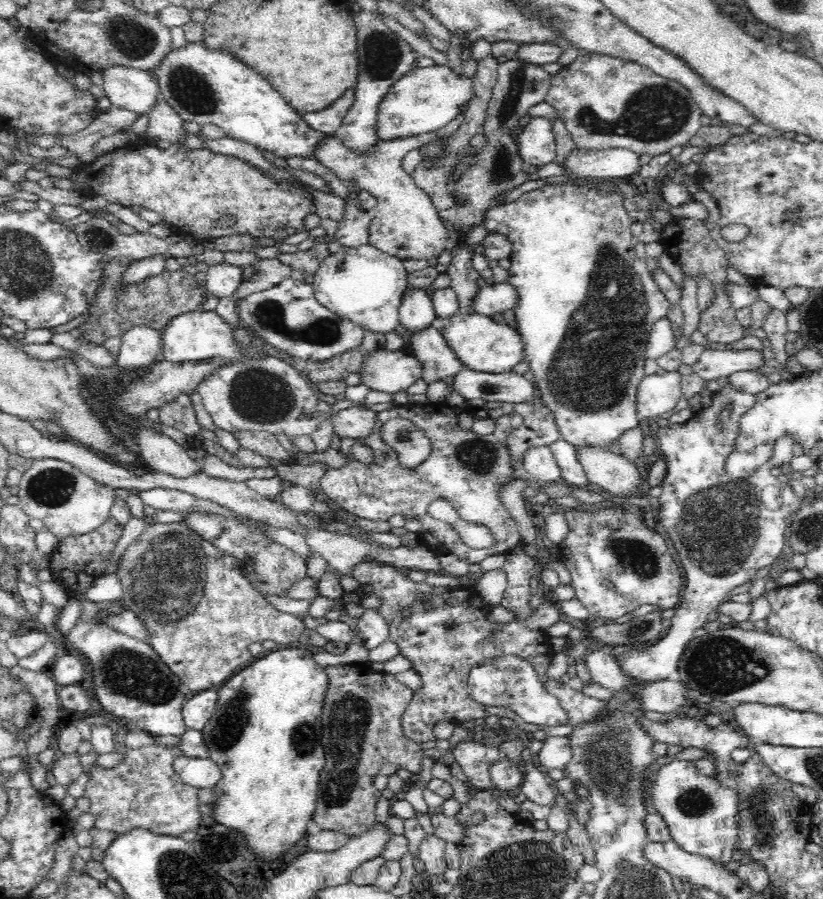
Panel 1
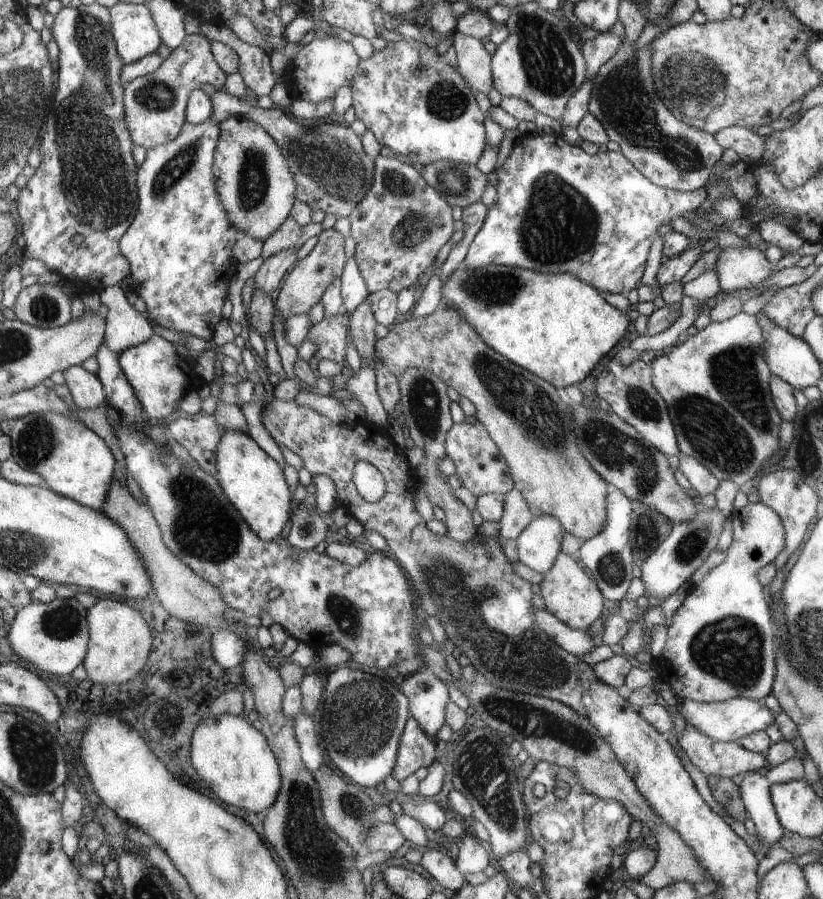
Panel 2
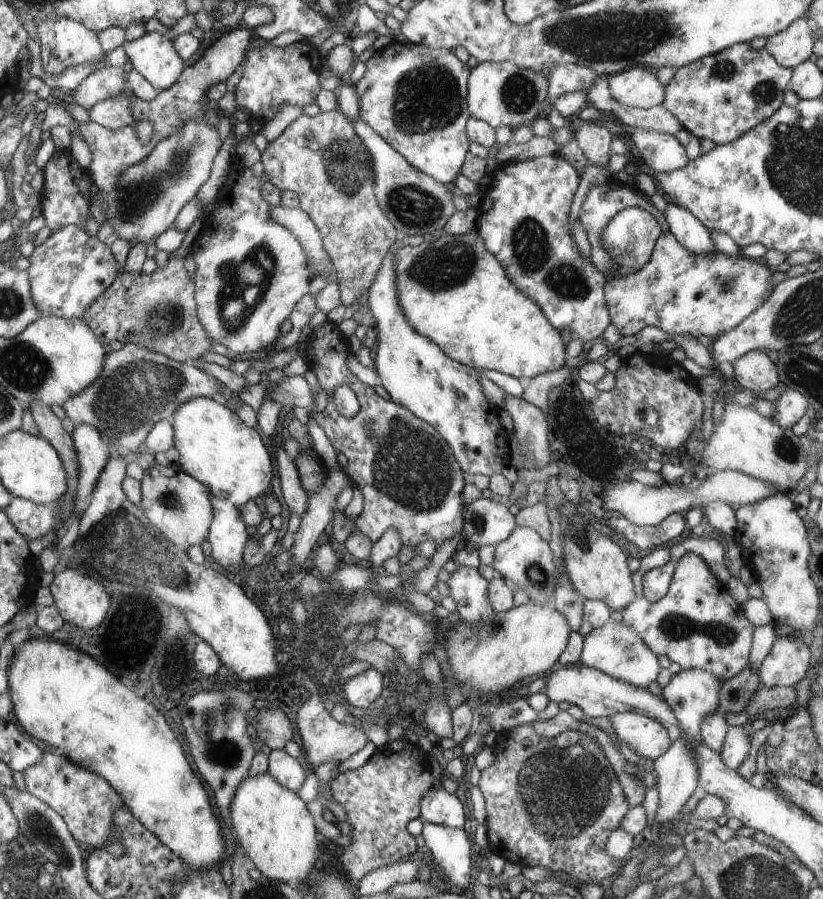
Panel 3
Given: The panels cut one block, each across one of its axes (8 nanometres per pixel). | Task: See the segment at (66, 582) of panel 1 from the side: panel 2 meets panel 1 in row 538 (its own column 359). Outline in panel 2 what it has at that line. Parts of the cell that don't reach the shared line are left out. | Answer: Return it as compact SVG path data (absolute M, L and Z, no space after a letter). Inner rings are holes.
M406 37L400 42L388 42L384 50L375 50L370 58L362 60L357 82L351 90L356 118L366 125L382 147L390 148L396 156L406 155L415 166L421 164L424 167L440 160L472 166L478 163L486 150L486 114L478 108L472 90L458 70L446 62L444 54L420 40Z

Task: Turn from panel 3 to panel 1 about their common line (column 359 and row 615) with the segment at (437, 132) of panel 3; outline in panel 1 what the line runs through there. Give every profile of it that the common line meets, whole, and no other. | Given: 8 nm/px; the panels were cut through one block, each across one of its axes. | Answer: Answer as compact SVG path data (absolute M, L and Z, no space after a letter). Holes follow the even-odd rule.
M120 600L83 602L76 625L66 634L67 642L82 650L88 659L95 695L104 711L154 736L180 736L187 729L182 707L189 698L188 687L161 662L146 642L124 637L104 622L99 622L99 616L104 613L119 615L124 610Z

